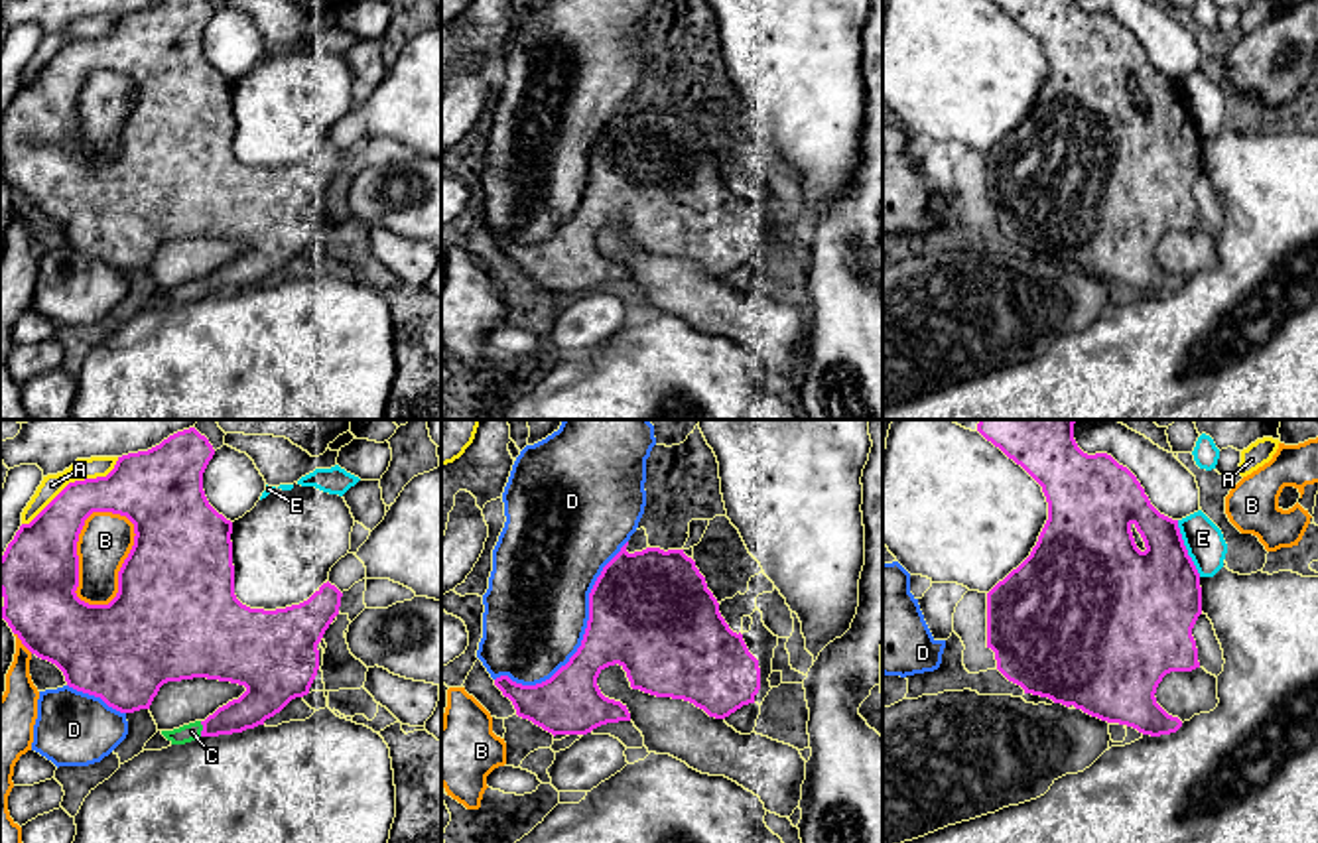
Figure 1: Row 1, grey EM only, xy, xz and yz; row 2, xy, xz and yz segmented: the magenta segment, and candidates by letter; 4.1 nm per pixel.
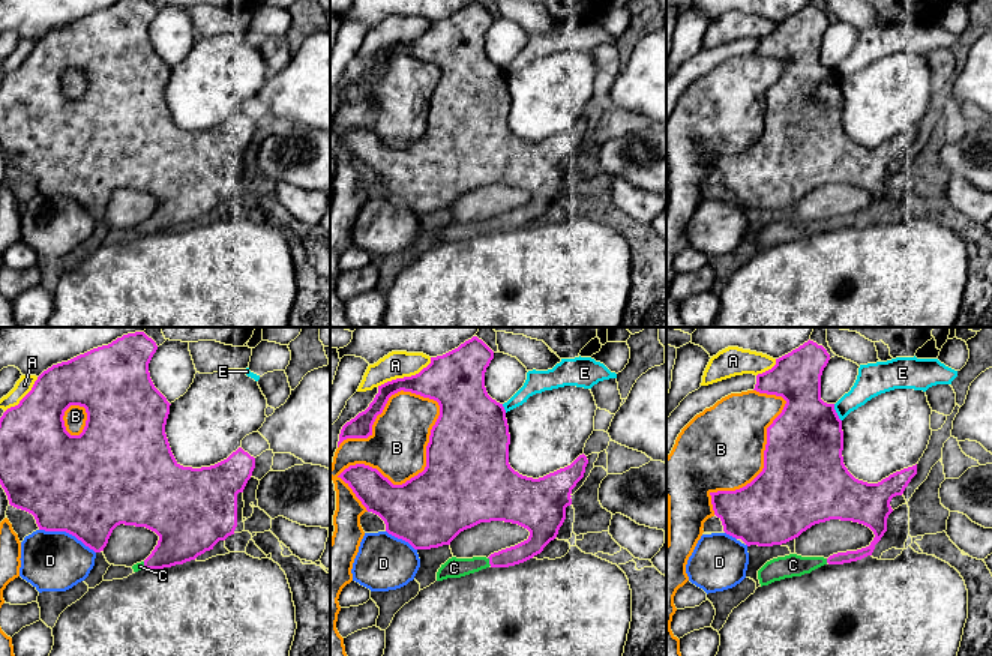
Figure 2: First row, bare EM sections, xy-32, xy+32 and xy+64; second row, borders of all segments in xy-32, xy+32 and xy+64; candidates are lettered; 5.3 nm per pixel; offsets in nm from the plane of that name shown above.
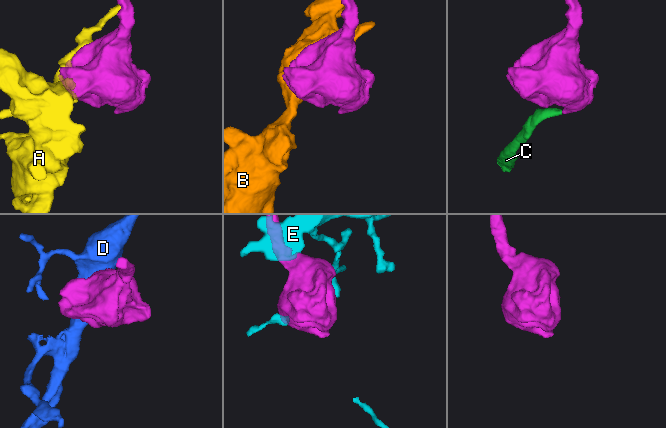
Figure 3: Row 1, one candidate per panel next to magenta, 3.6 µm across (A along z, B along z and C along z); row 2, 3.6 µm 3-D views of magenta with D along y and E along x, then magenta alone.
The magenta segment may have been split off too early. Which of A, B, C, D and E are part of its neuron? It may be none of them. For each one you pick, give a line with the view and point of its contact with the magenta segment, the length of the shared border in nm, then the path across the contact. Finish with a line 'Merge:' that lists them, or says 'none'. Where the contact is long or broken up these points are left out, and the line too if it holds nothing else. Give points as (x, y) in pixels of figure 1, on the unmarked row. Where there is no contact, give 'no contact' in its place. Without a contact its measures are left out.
C: meets magenta in xy at (203, 288); contact 60 nm long; runs through xy (257, 262), (249, 270), (203, 288), (192, 290)
Merge: C

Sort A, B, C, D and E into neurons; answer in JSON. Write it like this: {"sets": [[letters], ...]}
{"sets": [["A"], ["B"], ["C"], ["D"], ["E"]]}

